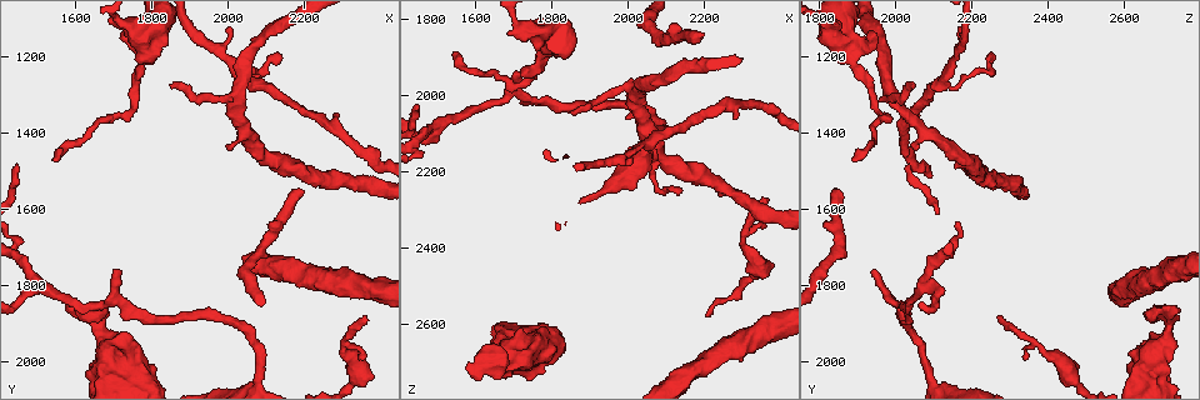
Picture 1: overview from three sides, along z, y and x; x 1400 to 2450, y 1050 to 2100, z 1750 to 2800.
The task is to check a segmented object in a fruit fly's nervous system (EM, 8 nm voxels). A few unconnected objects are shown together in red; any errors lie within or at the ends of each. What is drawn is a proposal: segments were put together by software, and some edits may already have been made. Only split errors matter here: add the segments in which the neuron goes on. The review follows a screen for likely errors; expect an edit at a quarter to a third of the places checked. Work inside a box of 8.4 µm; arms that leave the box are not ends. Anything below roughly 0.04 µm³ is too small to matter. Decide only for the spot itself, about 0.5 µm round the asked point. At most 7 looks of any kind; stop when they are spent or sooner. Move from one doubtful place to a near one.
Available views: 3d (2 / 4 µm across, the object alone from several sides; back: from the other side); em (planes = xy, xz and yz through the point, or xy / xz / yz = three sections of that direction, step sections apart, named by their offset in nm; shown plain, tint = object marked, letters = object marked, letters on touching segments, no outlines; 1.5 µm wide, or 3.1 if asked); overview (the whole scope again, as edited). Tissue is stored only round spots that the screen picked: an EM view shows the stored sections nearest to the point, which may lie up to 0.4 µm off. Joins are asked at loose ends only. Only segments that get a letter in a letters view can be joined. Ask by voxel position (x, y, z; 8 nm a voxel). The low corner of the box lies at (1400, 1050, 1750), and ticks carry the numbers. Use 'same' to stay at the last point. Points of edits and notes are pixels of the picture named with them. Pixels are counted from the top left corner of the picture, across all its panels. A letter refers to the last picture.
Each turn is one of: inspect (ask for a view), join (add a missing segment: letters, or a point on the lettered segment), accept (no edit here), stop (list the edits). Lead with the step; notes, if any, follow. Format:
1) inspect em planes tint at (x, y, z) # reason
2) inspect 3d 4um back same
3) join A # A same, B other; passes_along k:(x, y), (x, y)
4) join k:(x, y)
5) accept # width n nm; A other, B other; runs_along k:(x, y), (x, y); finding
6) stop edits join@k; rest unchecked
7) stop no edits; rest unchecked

inspect em planes letters at (1710, 1760, 1950) # tapers out

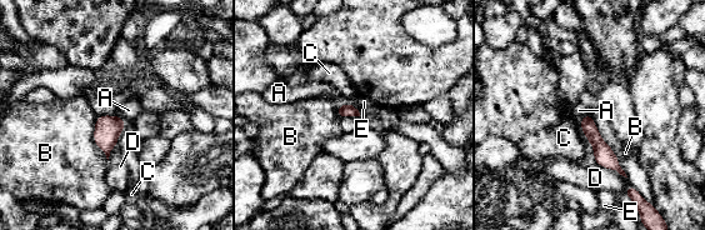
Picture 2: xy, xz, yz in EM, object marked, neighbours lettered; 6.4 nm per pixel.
accept # A other, B other, C other, D other, E other; none of them fits

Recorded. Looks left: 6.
inspect em xy step 8 letters at (1840, 1270, 2040) # thin end

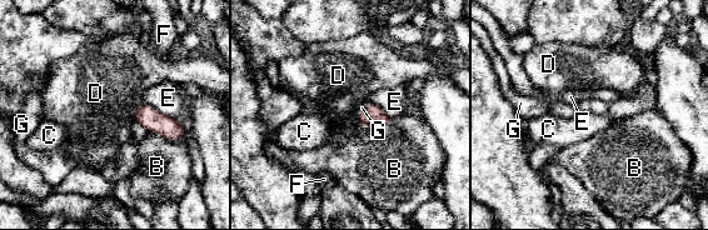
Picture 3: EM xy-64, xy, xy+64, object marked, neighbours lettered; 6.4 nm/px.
inspect em planes letters same

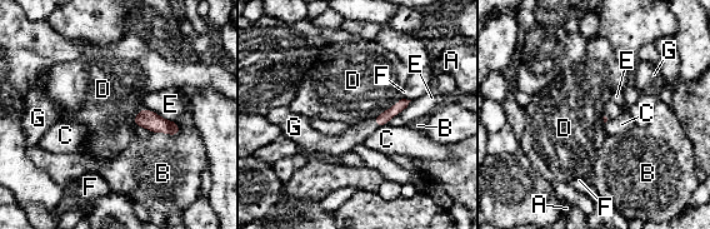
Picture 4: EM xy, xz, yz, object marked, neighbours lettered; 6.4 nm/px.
join G # longest_contact E 240 nm; A other, B other, C other, D other, E other, F other, G same; the neuron continues

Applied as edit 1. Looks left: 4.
inspect em planes letters at (2350, 1875, 2275) # an open end

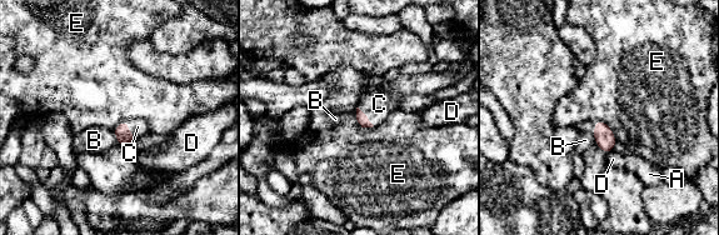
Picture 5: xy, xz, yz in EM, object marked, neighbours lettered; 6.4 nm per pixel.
join C # A other, B other, C same, D other, E other; passes_along 5:(362, 119), (368, 115), (379, 104); it goes on there

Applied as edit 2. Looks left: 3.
stop edits join@4, join@5; rest unchecked

